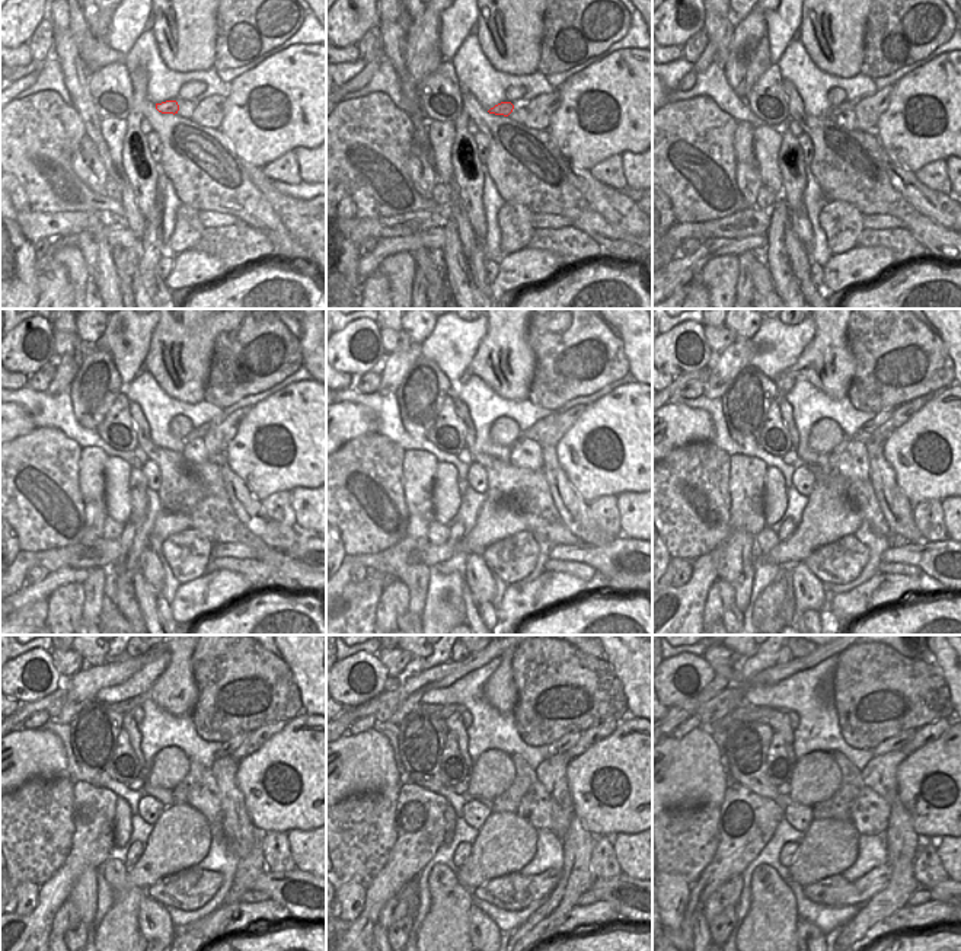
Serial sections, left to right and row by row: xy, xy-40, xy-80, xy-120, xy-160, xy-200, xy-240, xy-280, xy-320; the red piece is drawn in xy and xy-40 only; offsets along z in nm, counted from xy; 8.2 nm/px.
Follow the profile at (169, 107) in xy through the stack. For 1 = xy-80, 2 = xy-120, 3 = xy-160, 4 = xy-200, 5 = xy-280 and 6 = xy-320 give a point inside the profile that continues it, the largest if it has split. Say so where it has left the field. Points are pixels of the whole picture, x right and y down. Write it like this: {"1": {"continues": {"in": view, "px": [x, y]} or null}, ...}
{"1": {"continues": {"in": "xy-80", "px": [848, 105]}}, "2": {"continues": {"in": "xy-120", "px": [197, 433]}}, "3": {"continues": {"in": "xy-160", "px": [533, 433]}}, "4": {"continues": {"in": "xy-200", "px": [878, 420]}}, "5": {"continues": {"in": "xy-280", "px": [571, 739]}}, "6": {"continues": {"in": "xy-320", "px": [900, 740]}}}

